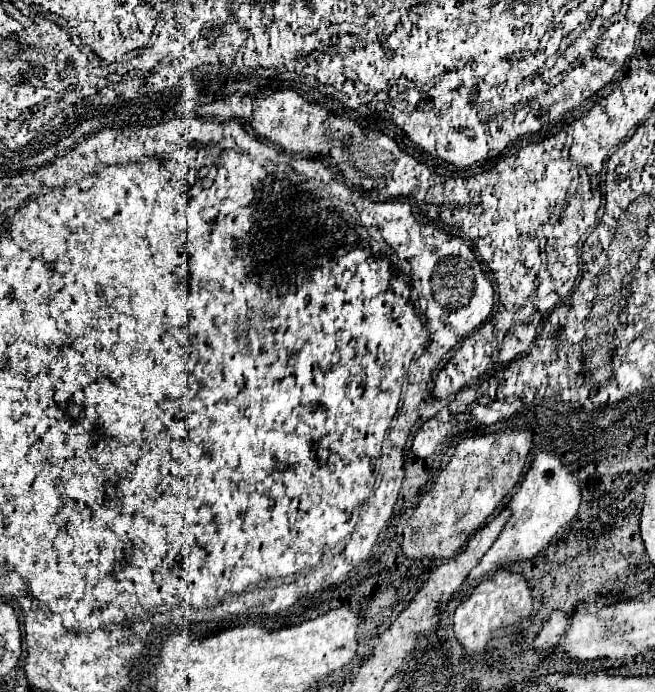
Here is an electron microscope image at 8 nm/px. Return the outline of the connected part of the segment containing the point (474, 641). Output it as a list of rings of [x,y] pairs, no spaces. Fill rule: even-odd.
[[[497,571],[491,579],[485,579],[483,583],[479,583],[475,591],[457,607],[453,617],[455,637],[469,657],[481,655],[487,651],[491,639],[495,637],[495,631],[515,627],[517,623],[529,619],[531,605],[533,605],[533,599],[525,577],[511,571]]]

